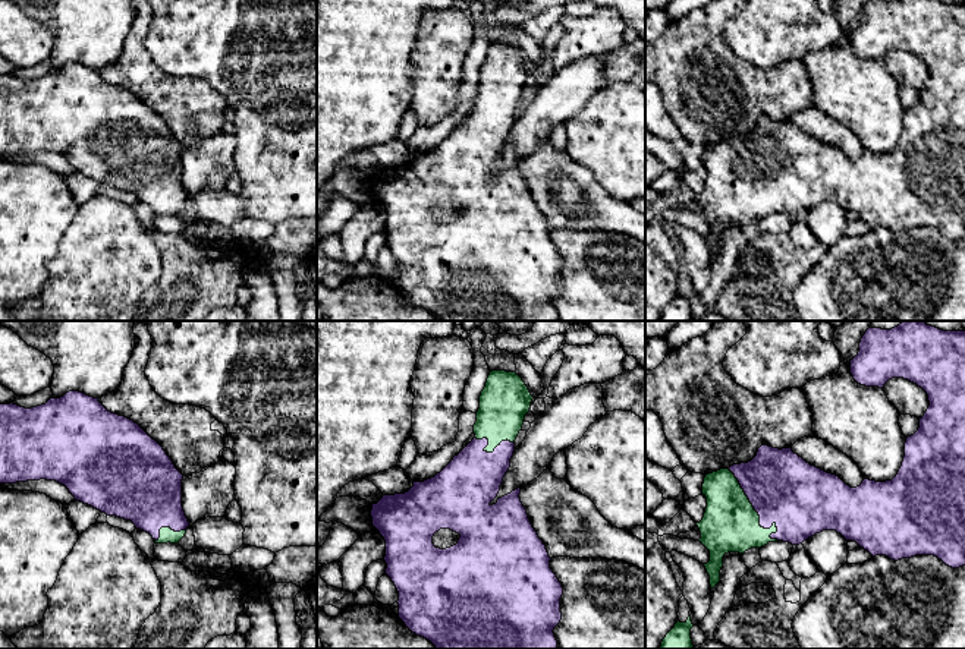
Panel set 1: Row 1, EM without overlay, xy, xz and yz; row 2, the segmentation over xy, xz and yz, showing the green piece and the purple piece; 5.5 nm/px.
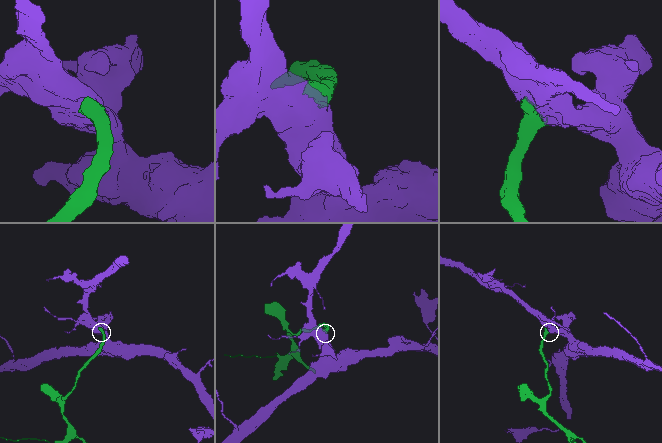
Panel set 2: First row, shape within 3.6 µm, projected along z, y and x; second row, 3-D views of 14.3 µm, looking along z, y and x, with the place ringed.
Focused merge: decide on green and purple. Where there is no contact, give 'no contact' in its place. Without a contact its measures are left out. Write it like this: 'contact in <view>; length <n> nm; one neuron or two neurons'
contact in yz; length 480 nm; one neuron

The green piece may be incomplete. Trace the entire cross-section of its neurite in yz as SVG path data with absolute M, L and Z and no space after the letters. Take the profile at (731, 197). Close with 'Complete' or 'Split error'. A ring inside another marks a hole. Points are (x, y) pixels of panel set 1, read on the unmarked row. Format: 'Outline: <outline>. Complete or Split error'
Outline: M868 0L861 10L858 26L851 32L851 45L858 56L878 60L892 50L903 50L928 67L930 78L920 91L918 103L906 110L898 147L886 154L864 151L859 158L851 160L839 148L807 135L790 119L779 122L768 117L761 117L748 135L705 147L702 167L707 170L707 180L697 198L701 204L700 214L710 223L710 233L704 239L711 261L720 253L723 229L727 224L744 226L777 212L799 217L823 202L836 202L873 229L886 227L898 233L934 227L952 240L965 237L965 3Z. Split error

